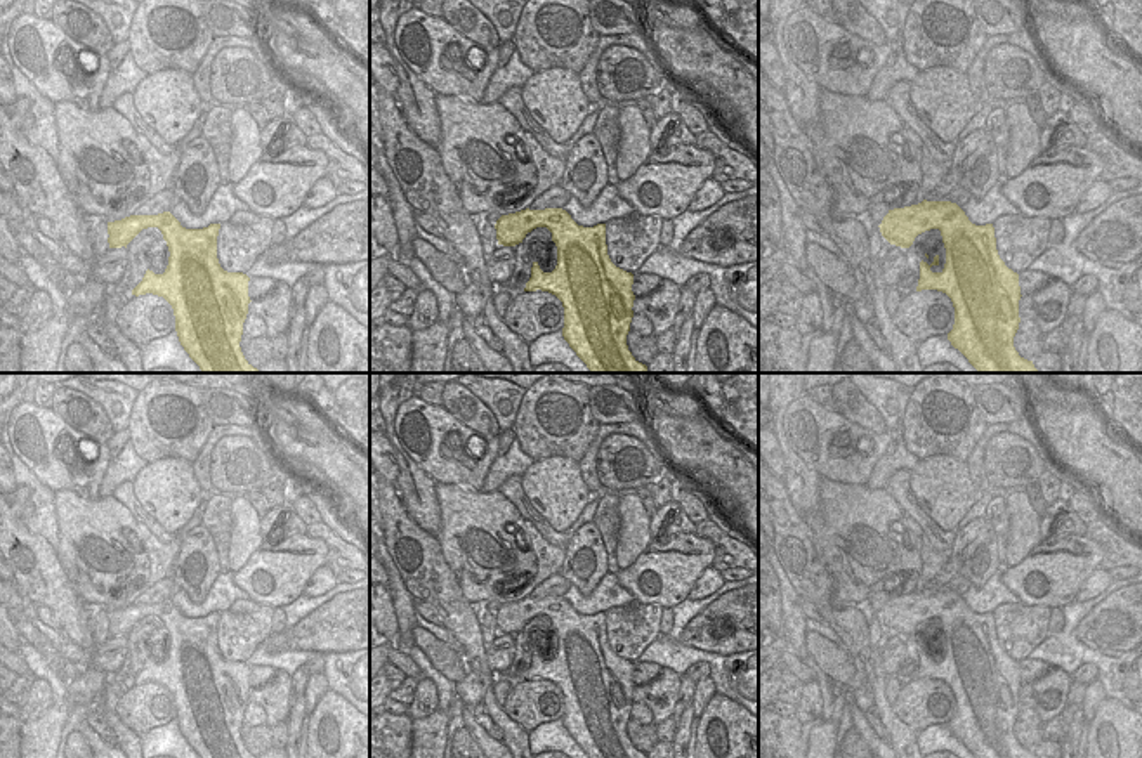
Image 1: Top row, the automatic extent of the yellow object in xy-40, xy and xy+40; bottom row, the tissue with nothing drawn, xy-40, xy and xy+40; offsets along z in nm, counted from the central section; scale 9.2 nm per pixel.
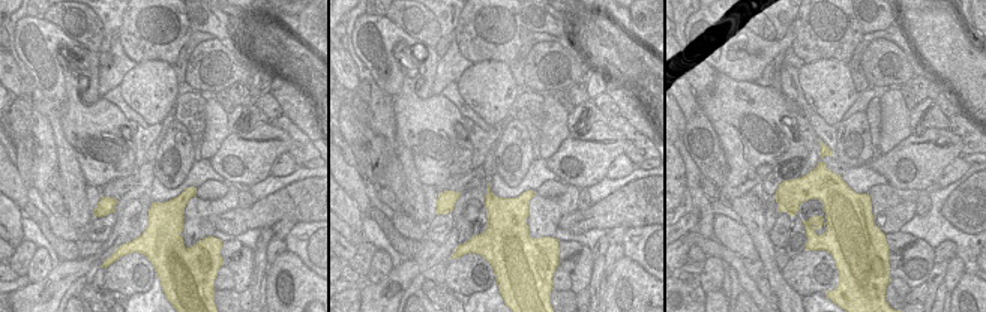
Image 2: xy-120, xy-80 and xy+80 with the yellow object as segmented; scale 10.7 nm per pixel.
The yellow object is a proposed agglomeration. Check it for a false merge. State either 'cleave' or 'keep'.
keep

